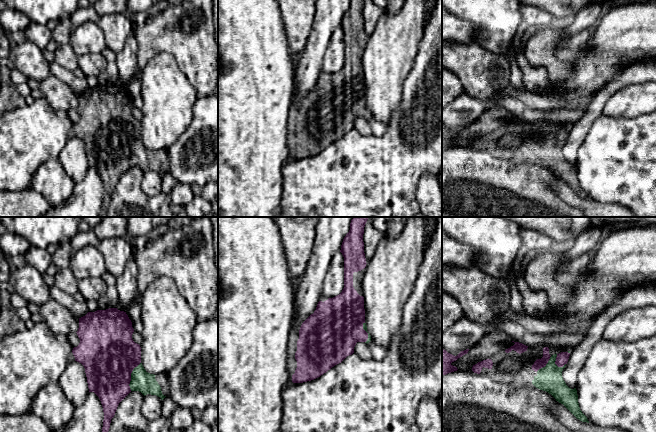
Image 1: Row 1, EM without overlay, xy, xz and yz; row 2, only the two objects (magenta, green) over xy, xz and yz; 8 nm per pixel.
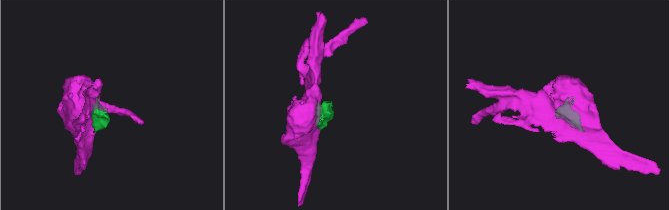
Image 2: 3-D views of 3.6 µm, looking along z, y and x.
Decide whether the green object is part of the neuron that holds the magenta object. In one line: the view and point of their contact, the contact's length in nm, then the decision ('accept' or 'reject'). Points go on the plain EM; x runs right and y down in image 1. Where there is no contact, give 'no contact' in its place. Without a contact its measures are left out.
contact xy (130, 152); length 240 nm; accept

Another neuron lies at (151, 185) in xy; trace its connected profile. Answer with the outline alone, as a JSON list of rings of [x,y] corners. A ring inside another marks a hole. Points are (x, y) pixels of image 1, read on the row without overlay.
[[[147,170],[142,178],[141,188],[148,196],[155,196],[162,192],[162,176],[156,171]]]

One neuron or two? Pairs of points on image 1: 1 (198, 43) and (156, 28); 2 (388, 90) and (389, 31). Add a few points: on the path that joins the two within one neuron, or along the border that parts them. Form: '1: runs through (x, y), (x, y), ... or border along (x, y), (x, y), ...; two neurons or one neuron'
1: runs through (188, 37), (178, 32), (166, 32); one neuron
2: runs through (388, 75), (389, 46); one neuron

